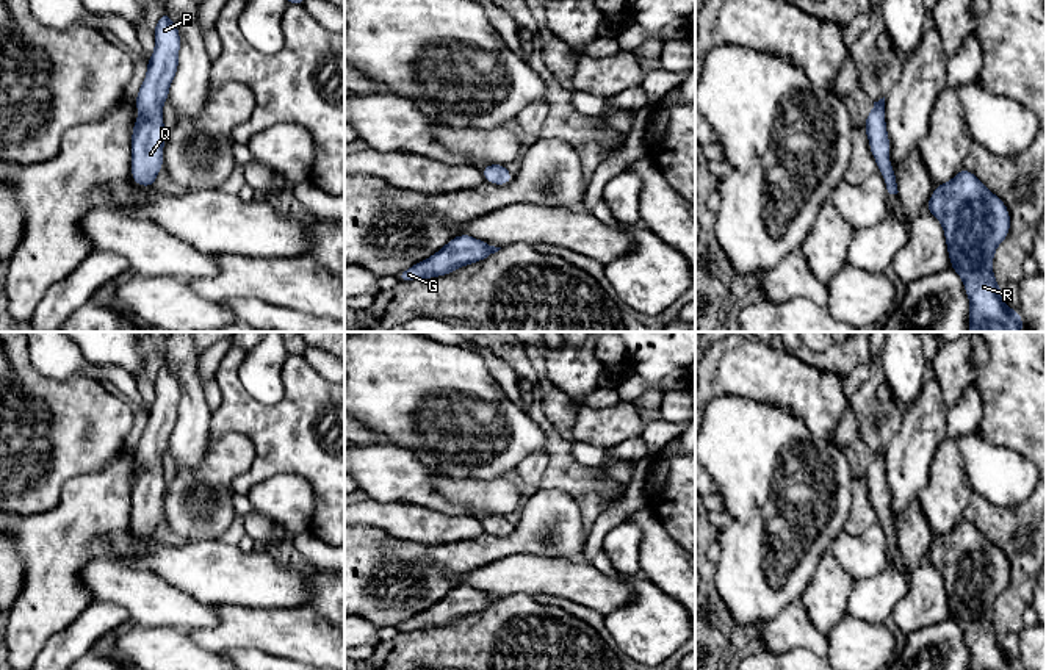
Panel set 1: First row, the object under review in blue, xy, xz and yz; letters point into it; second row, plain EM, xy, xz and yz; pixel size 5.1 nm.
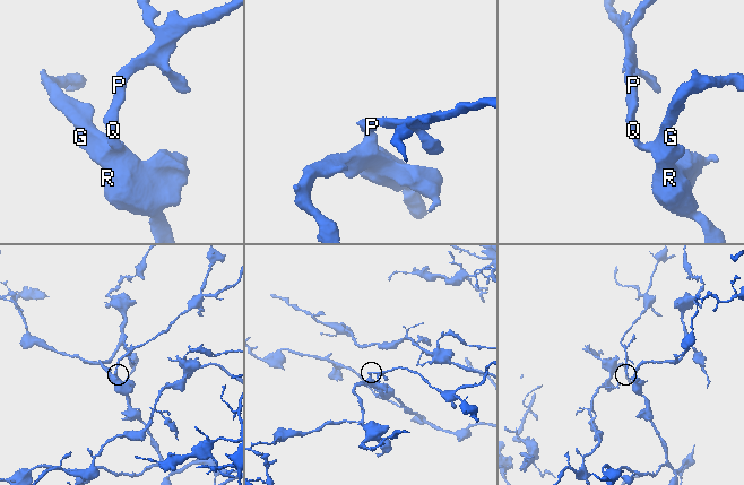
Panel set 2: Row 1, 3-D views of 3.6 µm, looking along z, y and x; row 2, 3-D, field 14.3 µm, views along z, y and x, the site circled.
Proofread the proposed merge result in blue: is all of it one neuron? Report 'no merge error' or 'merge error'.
no merge error

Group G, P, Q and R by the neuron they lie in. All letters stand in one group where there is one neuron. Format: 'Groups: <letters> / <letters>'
Groups: G P Q R

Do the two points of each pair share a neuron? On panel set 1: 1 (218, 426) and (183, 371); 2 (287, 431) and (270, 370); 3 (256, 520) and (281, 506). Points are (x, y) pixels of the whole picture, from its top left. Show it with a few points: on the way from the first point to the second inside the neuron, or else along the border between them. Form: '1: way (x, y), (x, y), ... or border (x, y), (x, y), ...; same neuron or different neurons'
1: border (213, 412), (209, 421), (209, 434); different neurons
2: border (284, 363), (277, 401), (259, 403), (245, 390); different neurons
3: border (256, 511), (271, 522); different neurons

